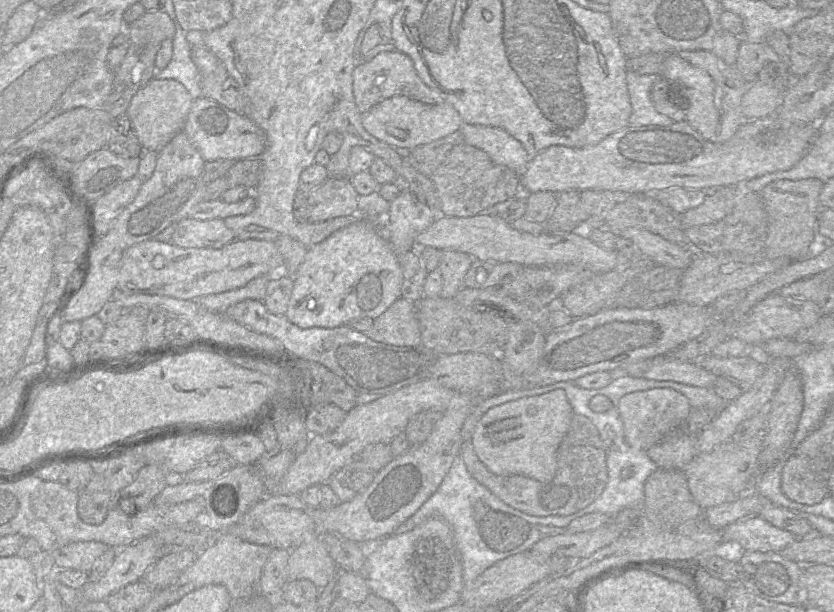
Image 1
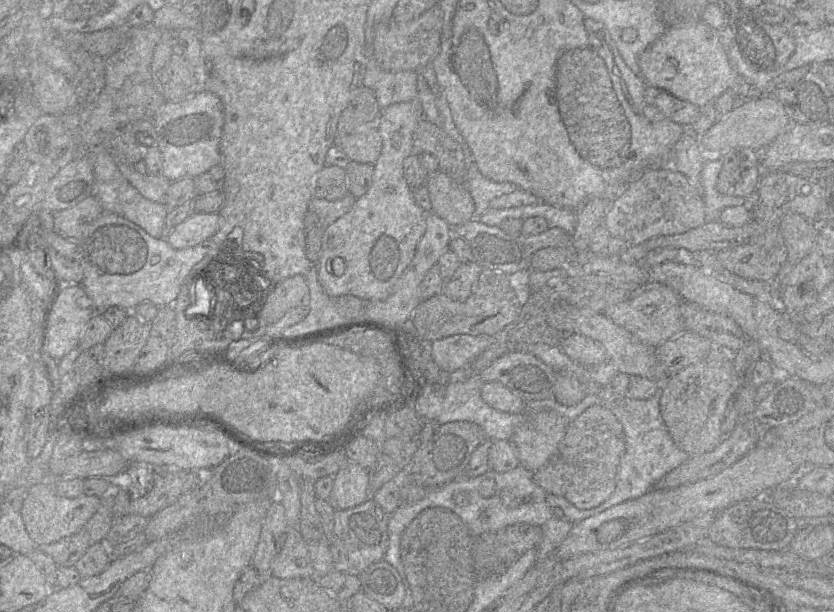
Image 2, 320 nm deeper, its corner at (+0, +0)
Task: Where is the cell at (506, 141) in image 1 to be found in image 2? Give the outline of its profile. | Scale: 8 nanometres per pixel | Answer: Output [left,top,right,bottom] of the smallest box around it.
[466,147,519,219]

